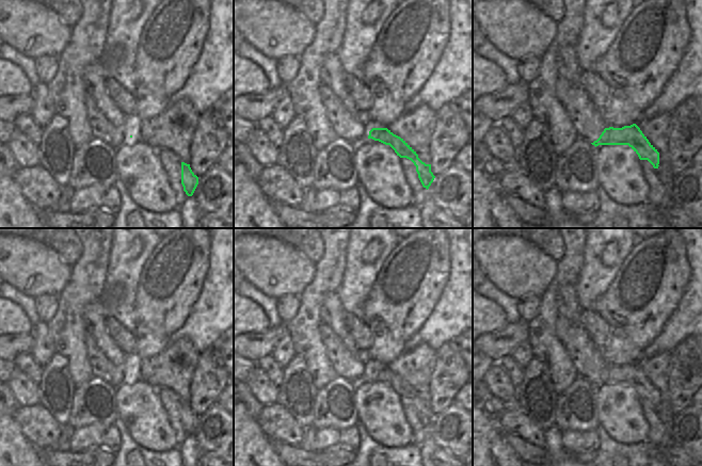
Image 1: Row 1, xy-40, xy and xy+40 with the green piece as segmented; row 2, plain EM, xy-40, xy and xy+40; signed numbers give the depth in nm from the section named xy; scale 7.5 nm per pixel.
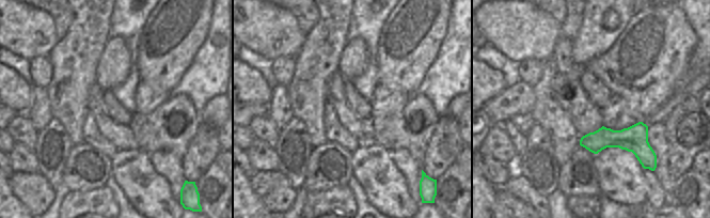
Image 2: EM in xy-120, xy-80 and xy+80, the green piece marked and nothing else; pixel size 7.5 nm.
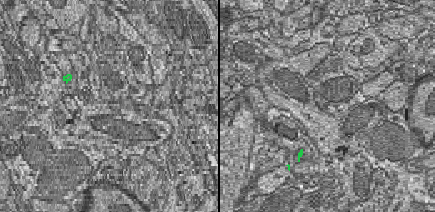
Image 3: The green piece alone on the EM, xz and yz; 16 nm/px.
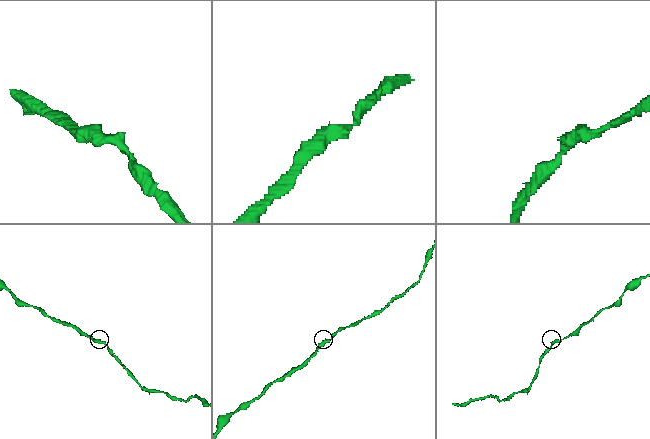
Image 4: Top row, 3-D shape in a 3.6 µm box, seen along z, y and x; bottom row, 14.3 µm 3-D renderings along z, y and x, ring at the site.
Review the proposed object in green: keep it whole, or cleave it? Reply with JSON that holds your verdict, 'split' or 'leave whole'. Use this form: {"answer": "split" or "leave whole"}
{"answer": "leave whole"}

